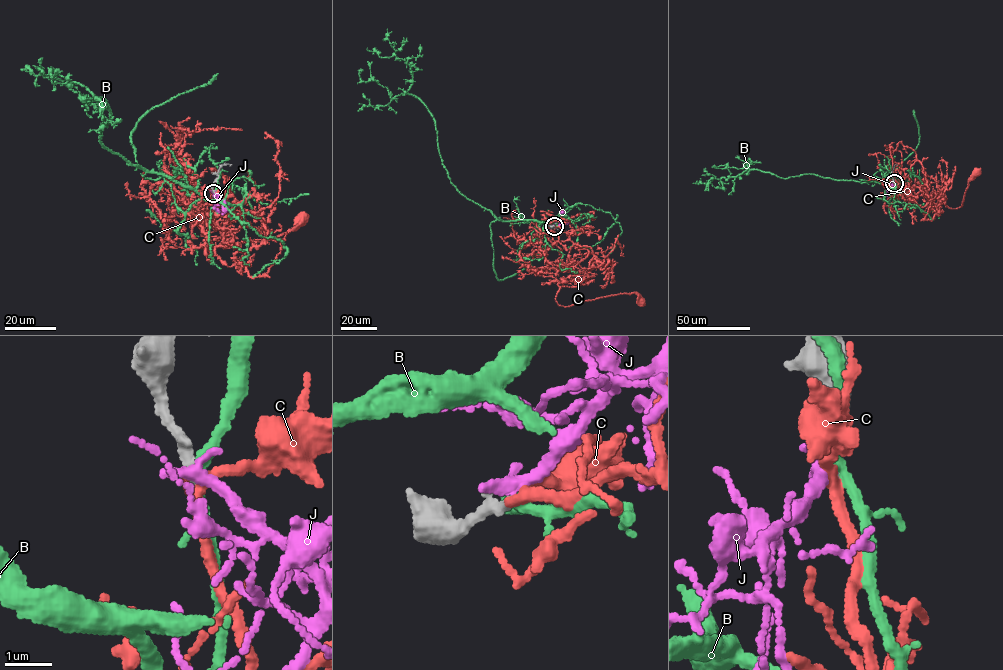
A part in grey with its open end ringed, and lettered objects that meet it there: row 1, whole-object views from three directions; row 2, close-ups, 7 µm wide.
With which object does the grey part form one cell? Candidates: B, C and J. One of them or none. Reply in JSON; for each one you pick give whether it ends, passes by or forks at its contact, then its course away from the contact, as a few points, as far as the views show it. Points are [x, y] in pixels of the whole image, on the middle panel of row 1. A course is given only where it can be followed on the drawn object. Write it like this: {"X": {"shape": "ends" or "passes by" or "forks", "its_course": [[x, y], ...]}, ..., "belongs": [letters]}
{"C": {"shape": "passes by", "its_course": [[554, 226], [559, 225], [561, 233], [546, 251], [543, 276], [560, 282], [558, 304], [634, 292], [641, 301]]}, "belongs": ["C"]}

